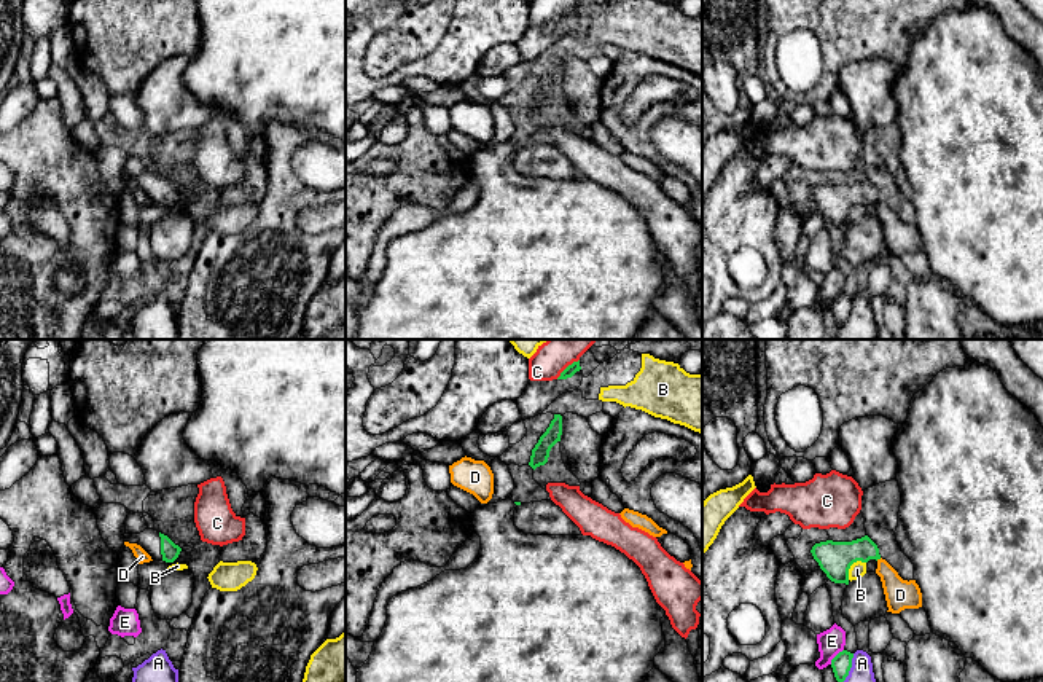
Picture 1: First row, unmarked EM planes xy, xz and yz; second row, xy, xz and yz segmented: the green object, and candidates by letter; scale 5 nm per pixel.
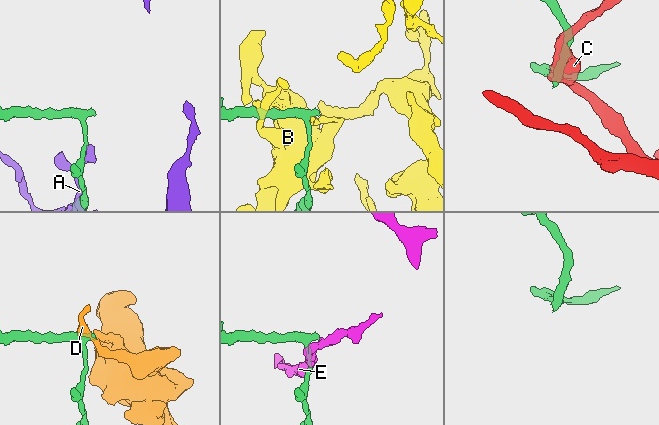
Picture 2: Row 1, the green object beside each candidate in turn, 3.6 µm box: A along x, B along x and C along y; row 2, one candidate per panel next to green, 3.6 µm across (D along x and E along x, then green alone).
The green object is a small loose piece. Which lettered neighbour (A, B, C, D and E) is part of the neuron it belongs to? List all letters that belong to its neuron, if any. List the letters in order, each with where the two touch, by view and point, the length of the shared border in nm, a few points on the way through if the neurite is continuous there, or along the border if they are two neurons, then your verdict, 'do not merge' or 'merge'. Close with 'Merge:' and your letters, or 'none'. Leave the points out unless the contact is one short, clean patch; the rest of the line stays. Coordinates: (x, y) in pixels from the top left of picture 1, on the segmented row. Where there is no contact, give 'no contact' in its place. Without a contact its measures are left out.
A: yz (851, 666) | 160 nm | do not merge
B: yz (851, 564) | 130 nm | do not merge
C: xz (567, 367) | 160 nm | do not merge
D: yz (878, 558) | 30 nm | along yz (881, 558), (876, 560) | do not merge
E: yz (835, 657) | 100 nm | along yz (843, 649), (830, 663) | do not merge
Merge: none

